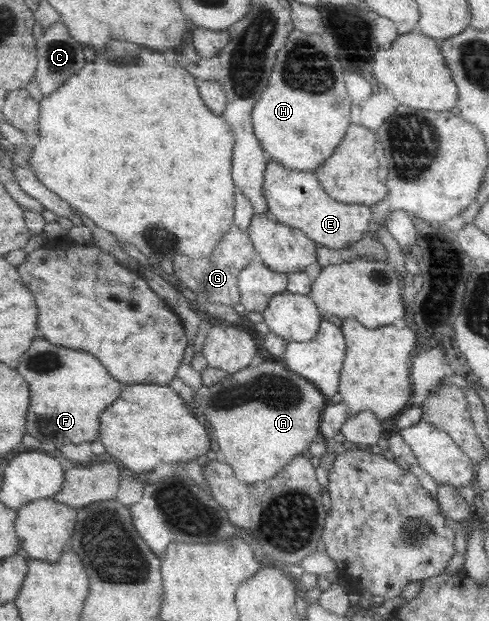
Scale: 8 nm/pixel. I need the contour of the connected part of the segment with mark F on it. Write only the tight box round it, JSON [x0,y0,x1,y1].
[22,336,126,451]

